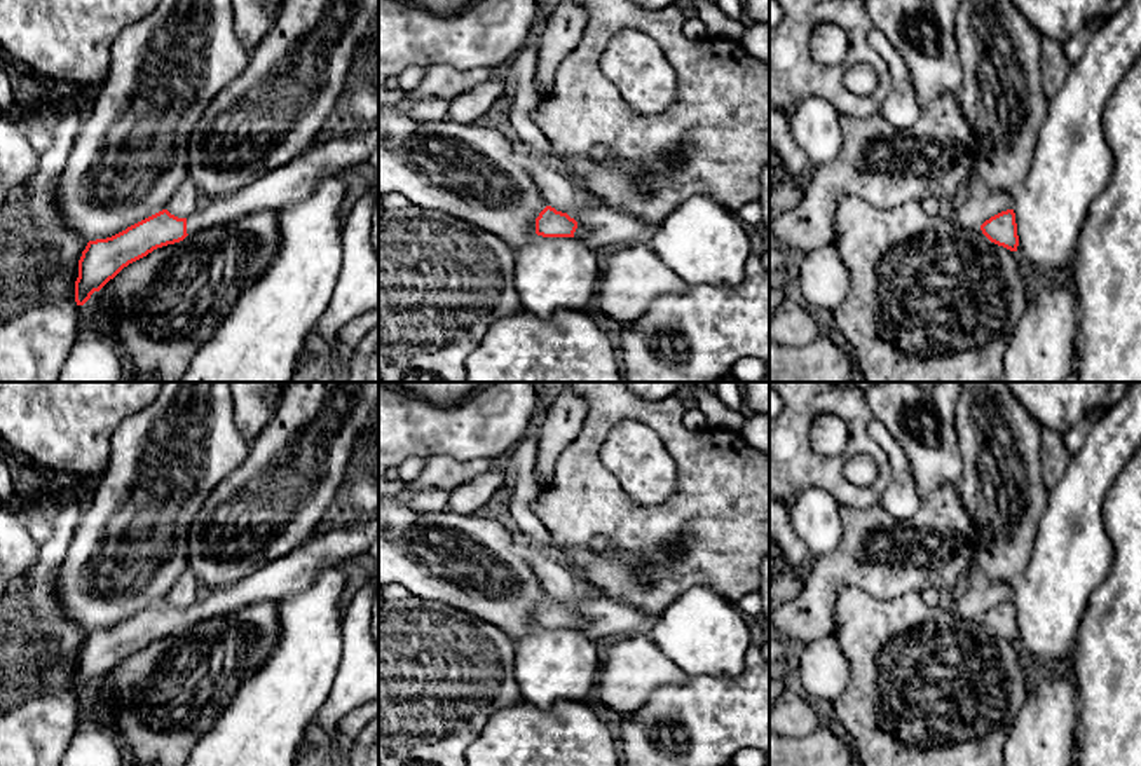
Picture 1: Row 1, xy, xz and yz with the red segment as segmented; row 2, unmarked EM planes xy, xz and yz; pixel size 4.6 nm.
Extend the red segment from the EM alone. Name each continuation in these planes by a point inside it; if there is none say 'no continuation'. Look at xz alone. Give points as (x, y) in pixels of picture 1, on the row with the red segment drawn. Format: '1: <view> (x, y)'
1: xz (602, 229)

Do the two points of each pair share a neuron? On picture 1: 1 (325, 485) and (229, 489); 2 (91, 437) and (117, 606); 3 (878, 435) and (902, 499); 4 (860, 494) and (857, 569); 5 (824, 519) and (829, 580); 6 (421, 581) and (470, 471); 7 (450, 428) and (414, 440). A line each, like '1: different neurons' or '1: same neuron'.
1: same neuron
2: different neurons
3: same neuron
4: different neurons
5: different neurons
6: different neurons
7: same neuron

